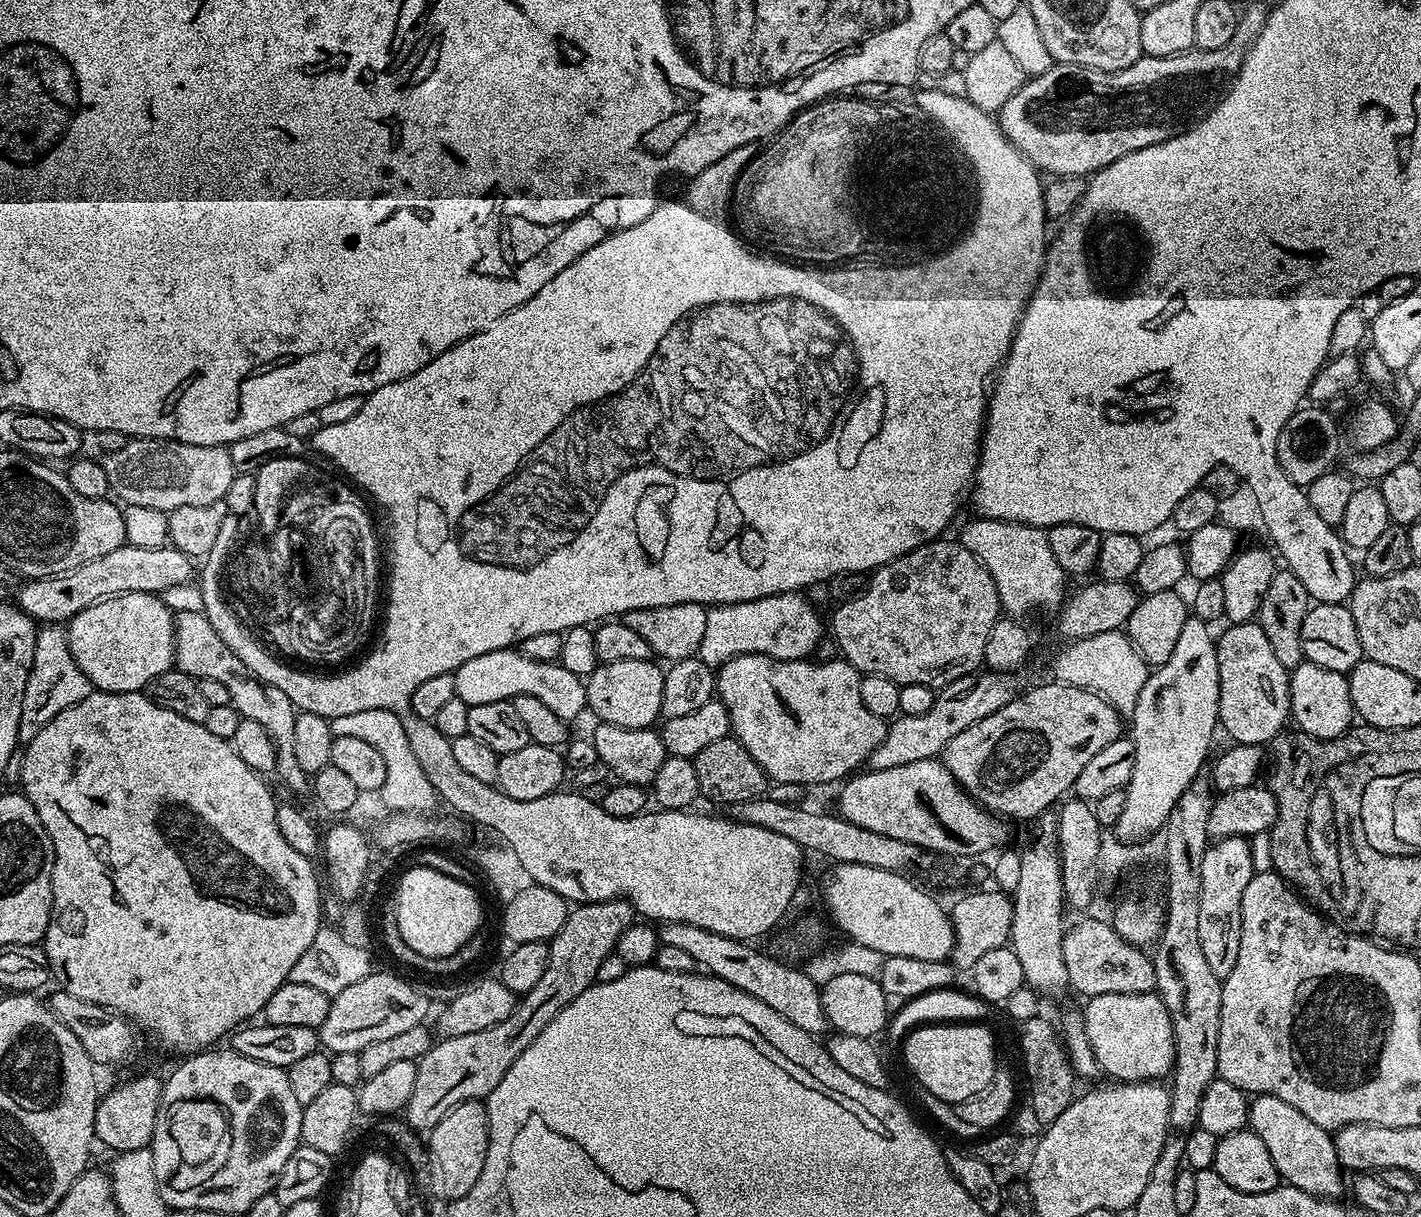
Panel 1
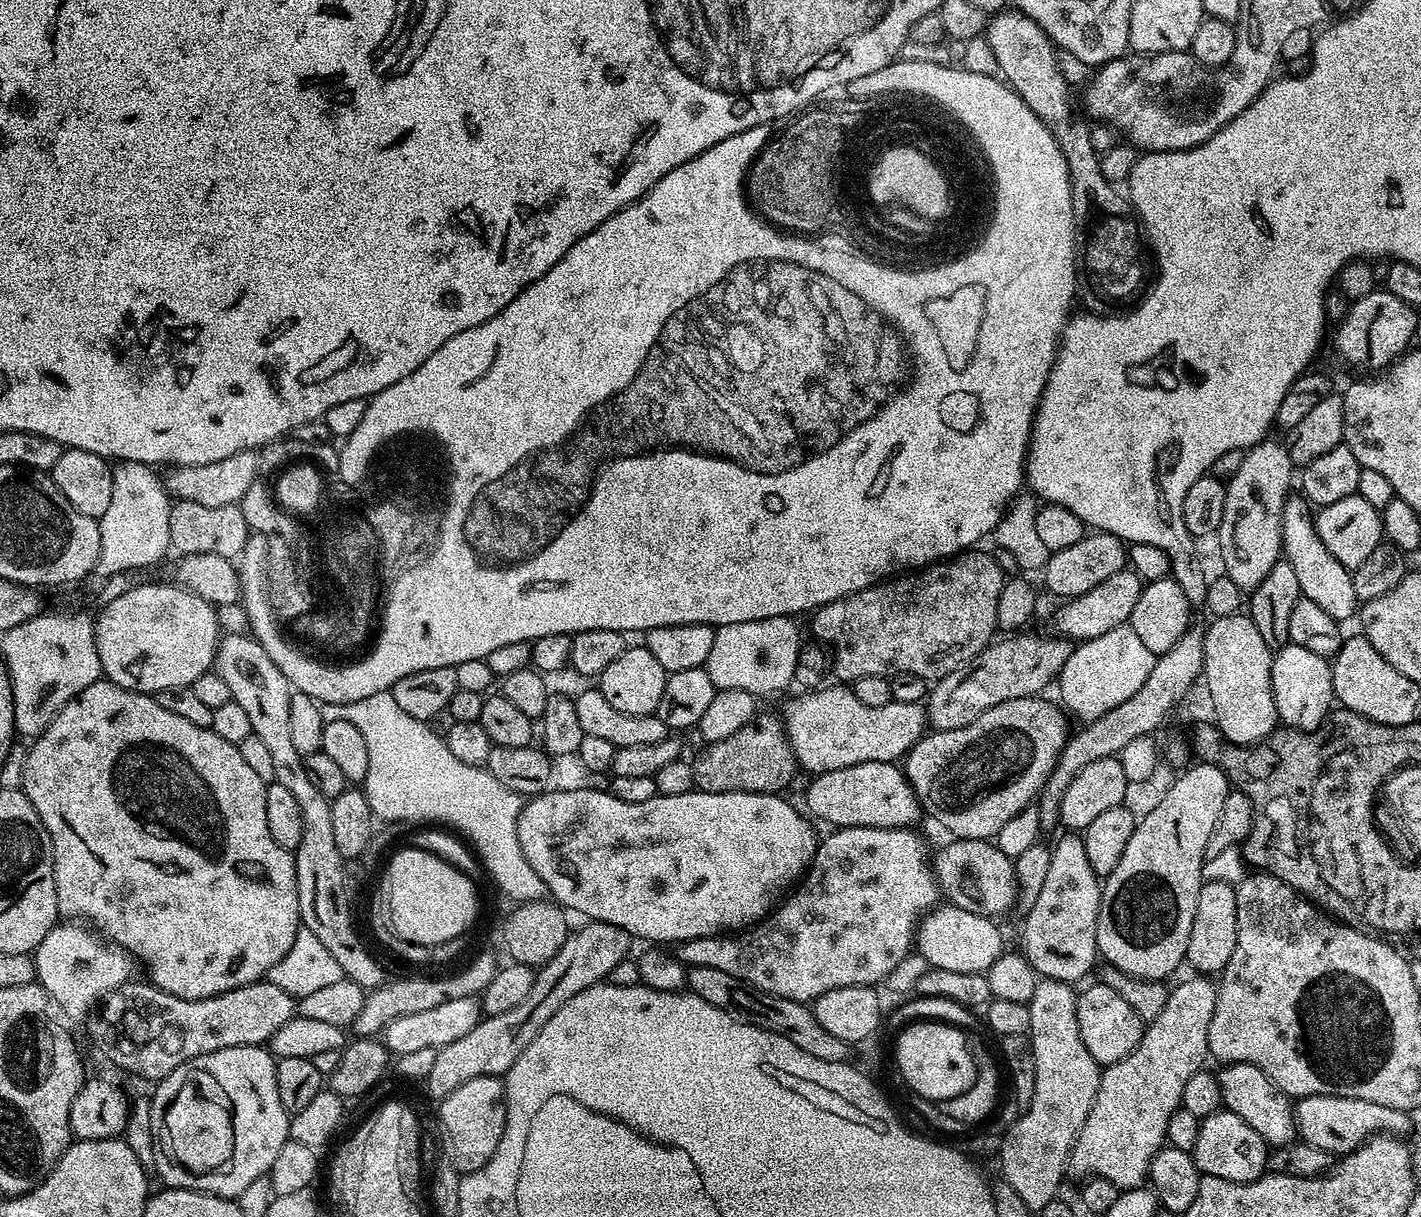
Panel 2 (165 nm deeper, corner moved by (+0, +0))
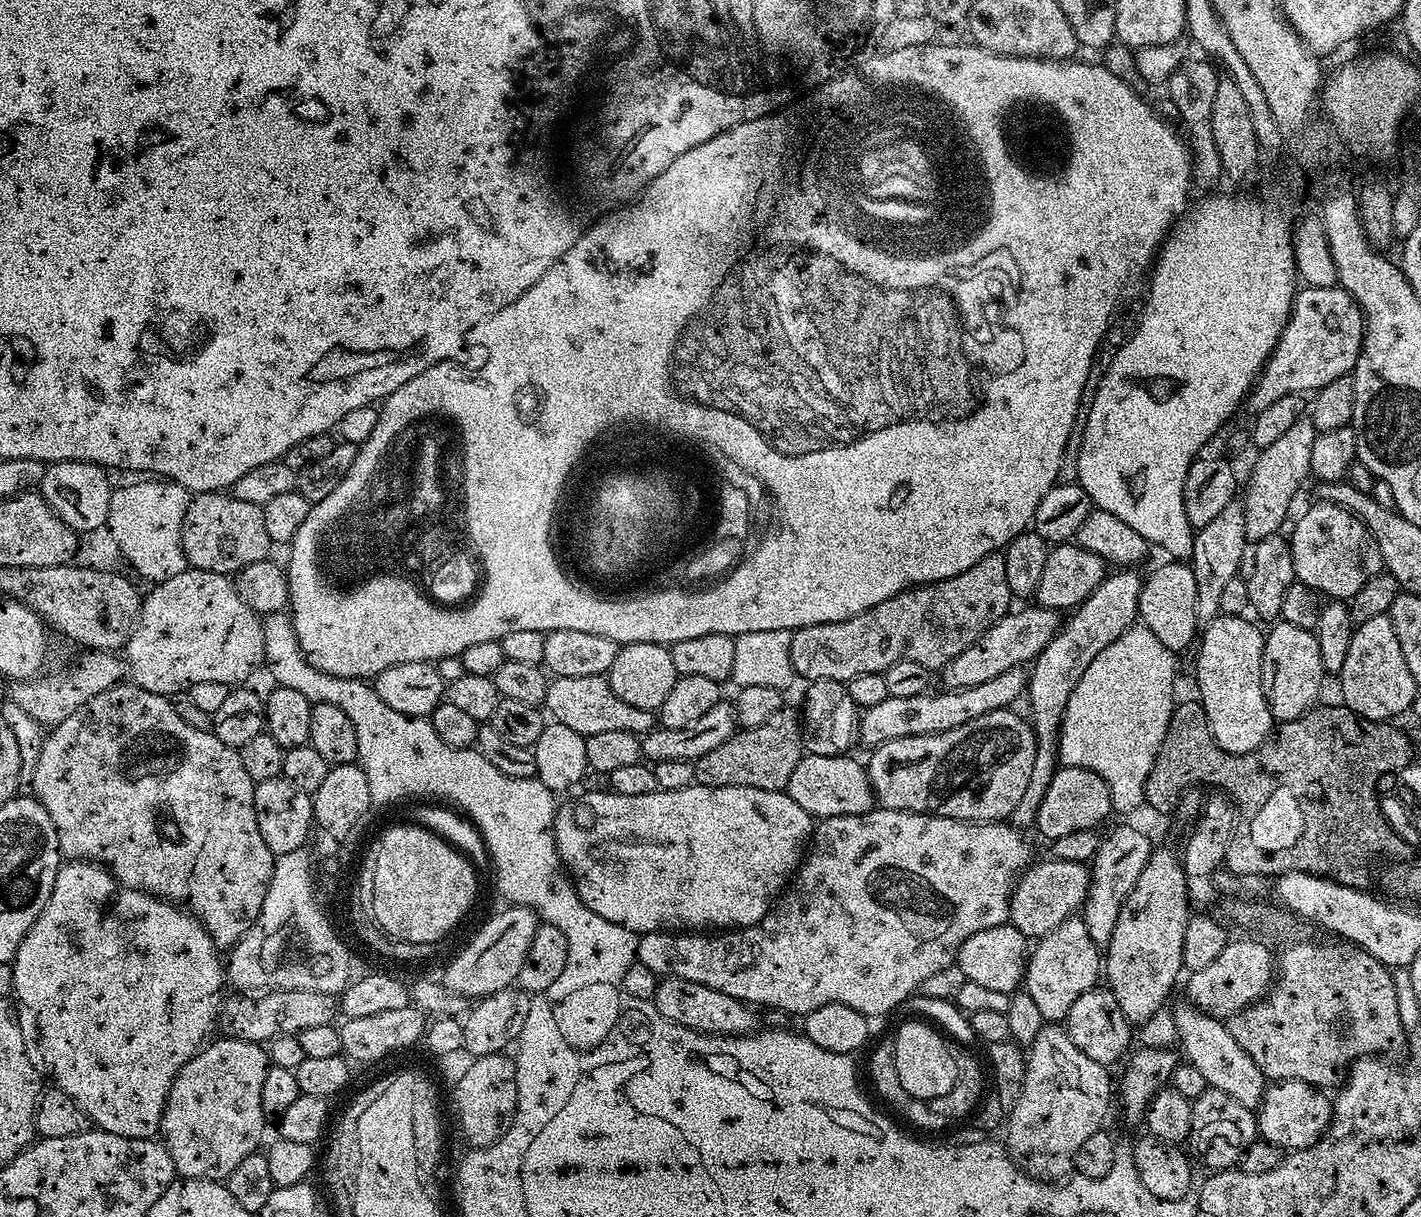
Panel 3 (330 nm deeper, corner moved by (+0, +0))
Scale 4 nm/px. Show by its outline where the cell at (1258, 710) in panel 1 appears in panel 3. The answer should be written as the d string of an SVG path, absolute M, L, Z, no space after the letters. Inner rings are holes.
M1219 615L1203 629L1195 649L1198 699L1206 710L1212 741L1230 754L1246 754L1262 746L1274 727L1262 690L1264 637L1244 616Z

